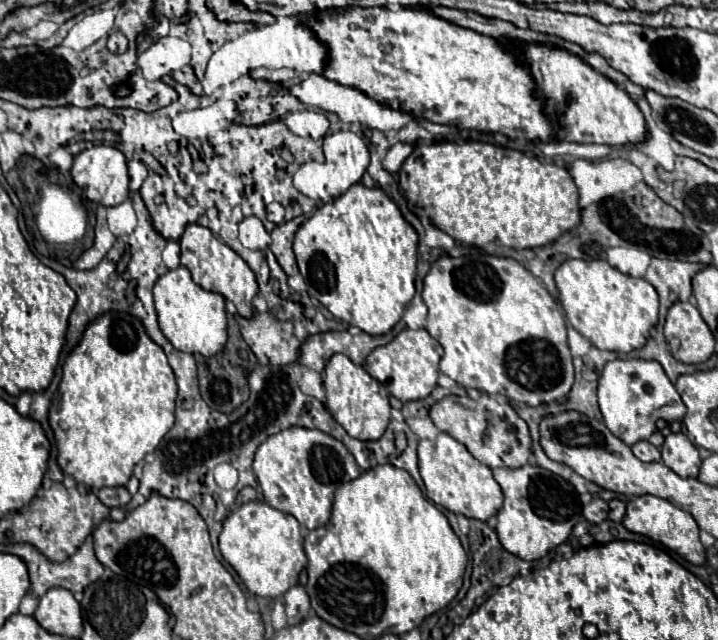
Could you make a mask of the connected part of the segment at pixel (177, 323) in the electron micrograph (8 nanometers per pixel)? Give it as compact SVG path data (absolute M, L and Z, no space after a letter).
M178 266L174 270L168 270L164 276L160 276L154 286L154 302L156 302L160 330L176 350L188 354L202 354L204 358L210 358L224 348L226 344L224 296L200 288L192 280L188 268Z

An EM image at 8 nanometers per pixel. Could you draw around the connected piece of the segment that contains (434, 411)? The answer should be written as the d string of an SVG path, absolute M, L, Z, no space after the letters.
M482 392L478 400L472 400L470 396L444 396L430 408L430 418L440 432L446 432L462 442L476 460L490 468L520 468L532 454L532 440L526 422L514 412L510 404L498 404L486 392Z

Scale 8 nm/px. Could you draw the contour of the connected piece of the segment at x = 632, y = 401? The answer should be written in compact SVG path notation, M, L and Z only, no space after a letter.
M632 358L606 362L598 378L598 404L608 430L628 446L650 438L656 430L656 420L662 418L662 410L670 410L670 422L682 422L686 416L686 404L656 360Z

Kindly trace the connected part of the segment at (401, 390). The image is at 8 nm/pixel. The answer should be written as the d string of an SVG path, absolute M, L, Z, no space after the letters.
M404 328L390 344L378 346L366 356L368 374L378 382L382 382L384 388L402 402L430 396L430 392L436 388L438 382L438 362L440 362L438 342L424 328L420 330Z

